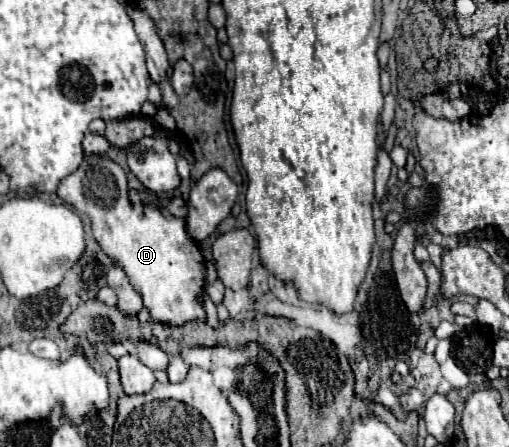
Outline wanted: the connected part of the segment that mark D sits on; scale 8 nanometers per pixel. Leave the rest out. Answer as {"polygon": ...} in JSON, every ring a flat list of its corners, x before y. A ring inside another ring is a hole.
{"polygon":[[85,156,83,164,67,178,63,178,57,186,57,196,71,204,77,212,85,212,91,218,93,224,93,236,101,244,103,252,119,264,125,274,129,276,135,290,143,296,145,308,151,312,153,320,165,322,165,324,185,324,189,320,205,320,205,312,199,304,199,294,205,282,205,264,203,256,197,248,197,244,189,238,185,220,181,218,165,218,165,214,153,206,131,206,129,194,127,194,127,176,125,170,107,156]]}

